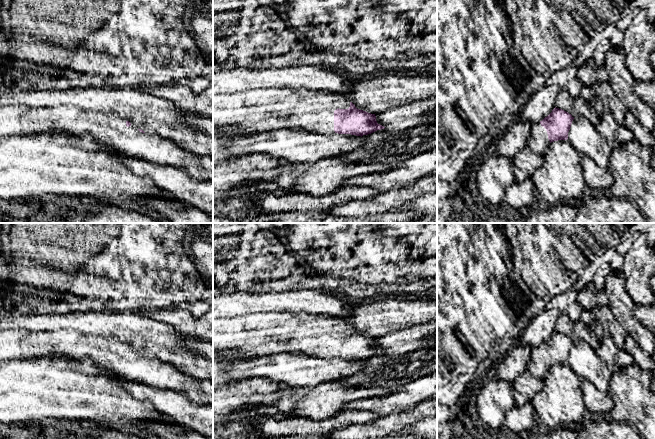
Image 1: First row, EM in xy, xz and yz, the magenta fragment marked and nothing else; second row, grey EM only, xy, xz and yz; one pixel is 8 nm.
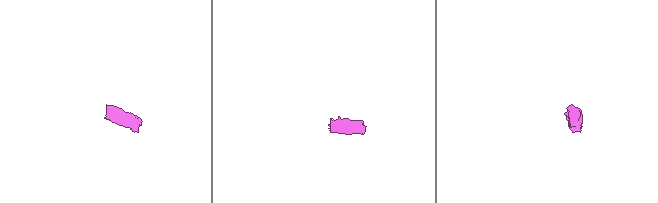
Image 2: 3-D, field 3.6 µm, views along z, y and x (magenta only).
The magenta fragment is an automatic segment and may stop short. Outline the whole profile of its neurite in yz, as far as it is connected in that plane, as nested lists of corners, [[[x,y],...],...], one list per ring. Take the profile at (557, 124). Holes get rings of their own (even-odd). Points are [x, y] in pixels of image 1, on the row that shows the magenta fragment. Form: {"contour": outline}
{"contour": [[[555,107],[542,121],[532,124],[527,146],[539,155],[544,154],[551,142],[568,139],[573,119],[571,114]]]}

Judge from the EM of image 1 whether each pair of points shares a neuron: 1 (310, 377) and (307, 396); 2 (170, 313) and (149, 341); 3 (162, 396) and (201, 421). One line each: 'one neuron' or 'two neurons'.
1: two neurons
2: two neurons
3: one neuron

